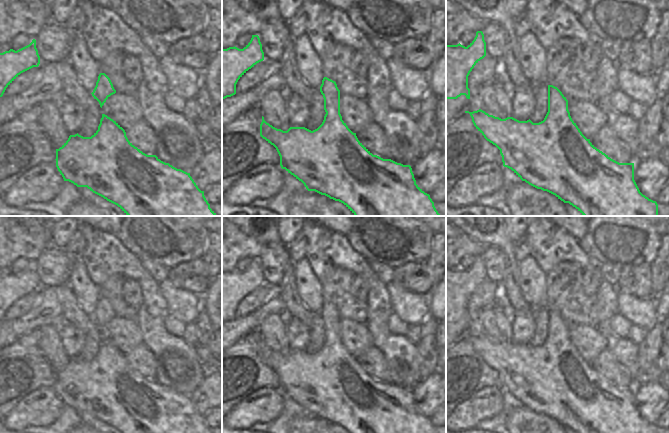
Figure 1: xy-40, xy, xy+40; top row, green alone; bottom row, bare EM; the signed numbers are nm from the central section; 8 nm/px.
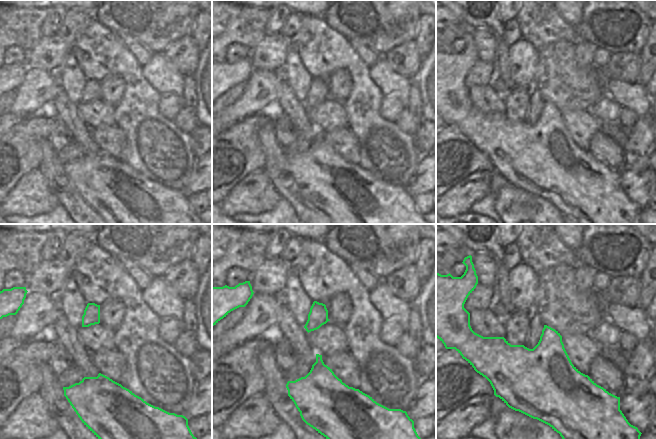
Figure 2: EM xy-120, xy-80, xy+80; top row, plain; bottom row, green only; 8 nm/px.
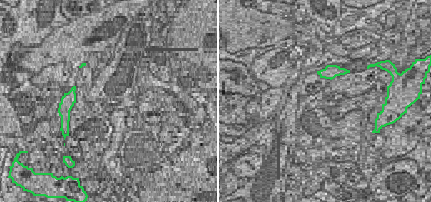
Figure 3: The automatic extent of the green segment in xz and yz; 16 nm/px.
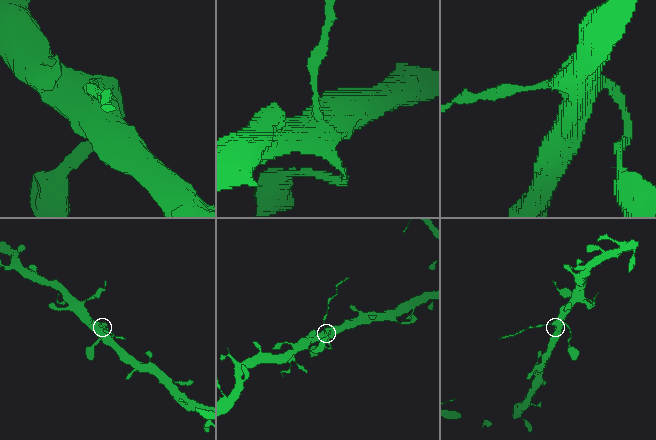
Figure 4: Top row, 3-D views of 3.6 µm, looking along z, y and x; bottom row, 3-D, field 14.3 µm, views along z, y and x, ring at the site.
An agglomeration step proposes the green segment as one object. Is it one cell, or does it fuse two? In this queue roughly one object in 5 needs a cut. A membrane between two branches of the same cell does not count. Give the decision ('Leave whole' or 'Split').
Split.

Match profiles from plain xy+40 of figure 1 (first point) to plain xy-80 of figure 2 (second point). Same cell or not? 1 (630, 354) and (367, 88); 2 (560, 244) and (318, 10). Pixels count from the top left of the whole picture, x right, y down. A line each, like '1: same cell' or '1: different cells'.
1: same cell
2: different cells

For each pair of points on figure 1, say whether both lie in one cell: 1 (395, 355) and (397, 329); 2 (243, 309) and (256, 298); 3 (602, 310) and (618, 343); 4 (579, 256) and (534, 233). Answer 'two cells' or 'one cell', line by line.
1: two cells
2: one cell
3: one cell
4: one cell

